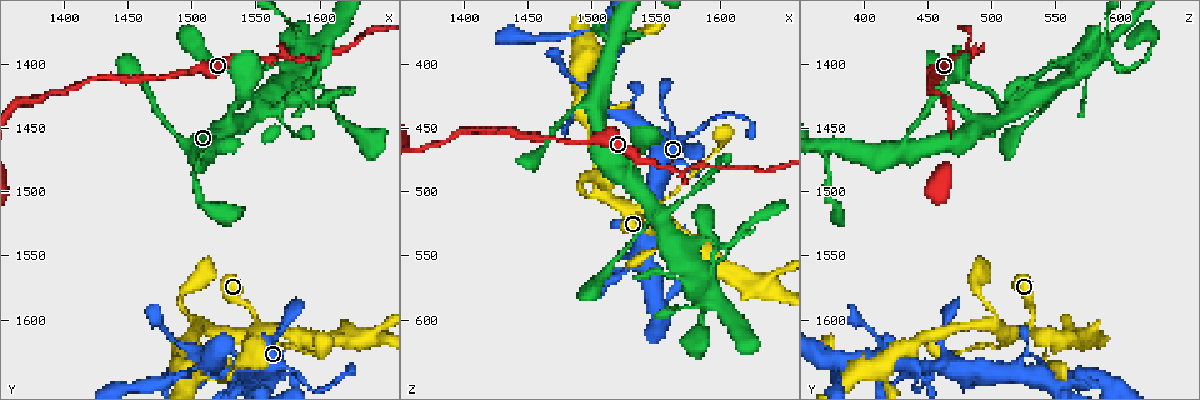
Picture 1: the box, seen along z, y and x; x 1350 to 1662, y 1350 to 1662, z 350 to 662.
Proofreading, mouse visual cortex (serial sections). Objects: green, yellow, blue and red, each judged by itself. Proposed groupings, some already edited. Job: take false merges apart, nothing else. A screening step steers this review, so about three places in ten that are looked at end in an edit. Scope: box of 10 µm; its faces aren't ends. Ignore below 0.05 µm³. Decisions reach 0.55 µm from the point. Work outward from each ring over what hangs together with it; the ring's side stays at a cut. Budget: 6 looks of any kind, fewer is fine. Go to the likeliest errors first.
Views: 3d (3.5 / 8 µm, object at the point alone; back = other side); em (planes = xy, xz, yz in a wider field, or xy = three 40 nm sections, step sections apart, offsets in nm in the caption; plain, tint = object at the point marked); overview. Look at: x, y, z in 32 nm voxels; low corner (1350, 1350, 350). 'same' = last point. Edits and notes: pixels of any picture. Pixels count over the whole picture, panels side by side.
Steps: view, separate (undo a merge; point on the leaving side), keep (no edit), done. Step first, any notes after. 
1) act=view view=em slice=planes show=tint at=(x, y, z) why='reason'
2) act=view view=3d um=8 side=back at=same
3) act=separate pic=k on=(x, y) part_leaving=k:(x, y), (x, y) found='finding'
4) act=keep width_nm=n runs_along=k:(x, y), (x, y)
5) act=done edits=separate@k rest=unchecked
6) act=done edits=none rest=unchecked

act=view view=3d um=3.5 at=(1552, 1436, 518) why='small branch off a trunk'

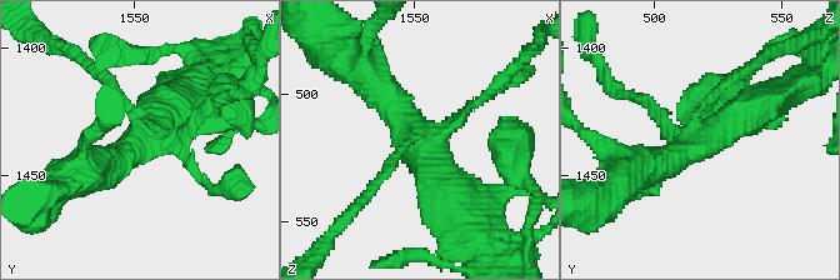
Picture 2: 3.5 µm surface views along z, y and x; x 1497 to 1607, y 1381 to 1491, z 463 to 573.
act=view view=em slice=xy step=1 show=tint at=(1552, 1436, 519) why='shape alone is not enough'

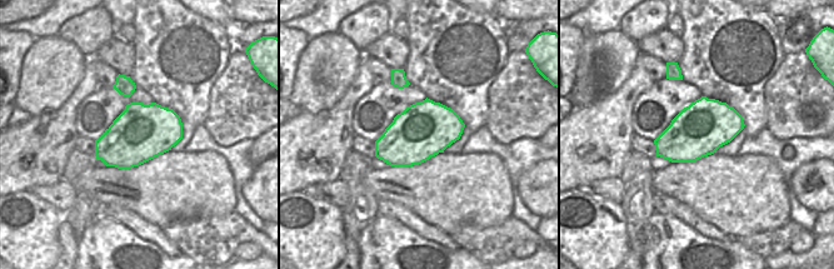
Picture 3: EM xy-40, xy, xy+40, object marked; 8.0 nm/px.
act=keep runs_along=2:(373, 79), (454, 200) found='all the same cell'

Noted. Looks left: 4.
act=view view=3d um=3.5 at=(1550, 1602, 532) why='looks like a crossing'

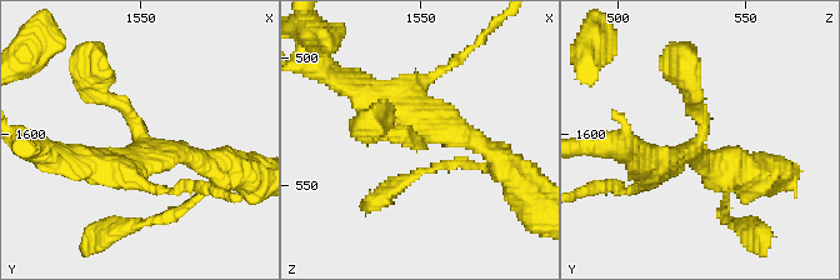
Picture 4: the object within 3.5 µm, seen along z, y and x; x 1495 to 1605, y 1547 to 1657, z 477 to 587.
act=view view=em slice=xy step=1 show=tint at=(1552, 1603, 531) arms=4 arm_widths_nm=250,250,300,350

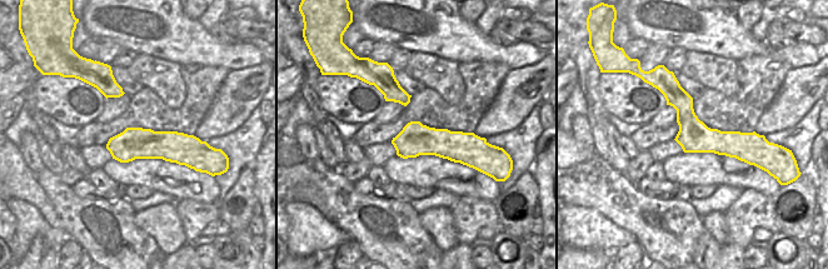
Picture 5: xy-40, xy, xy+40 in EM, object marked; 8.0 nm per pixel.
act=keep runs_along=5:(657, 84), (709, 140), (762, 144) found='all the same cell'

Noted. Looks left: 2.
act=view view=3d um=3.5 at=(1608, 1434, 542) why='thick turns thin'

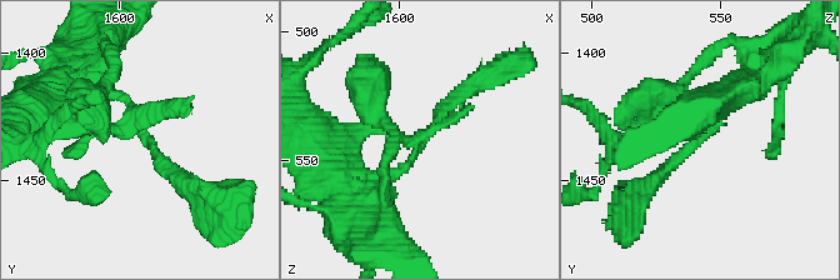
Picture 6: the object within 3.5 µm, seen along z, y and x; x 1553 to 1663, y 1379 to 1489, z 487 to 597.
act=view view=em slice=xy step=1 show=tint at=(1608, 1431, 544) why='now the EM'

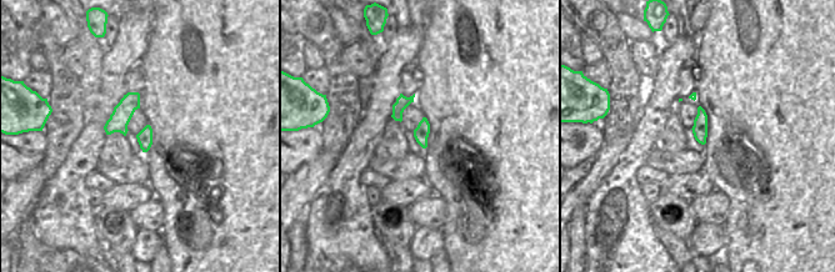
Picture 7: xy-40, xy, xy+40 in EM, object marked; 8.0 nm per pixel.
act=keep found='one cell here'

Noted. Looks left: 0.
act=done edits=none rest=unchecked

